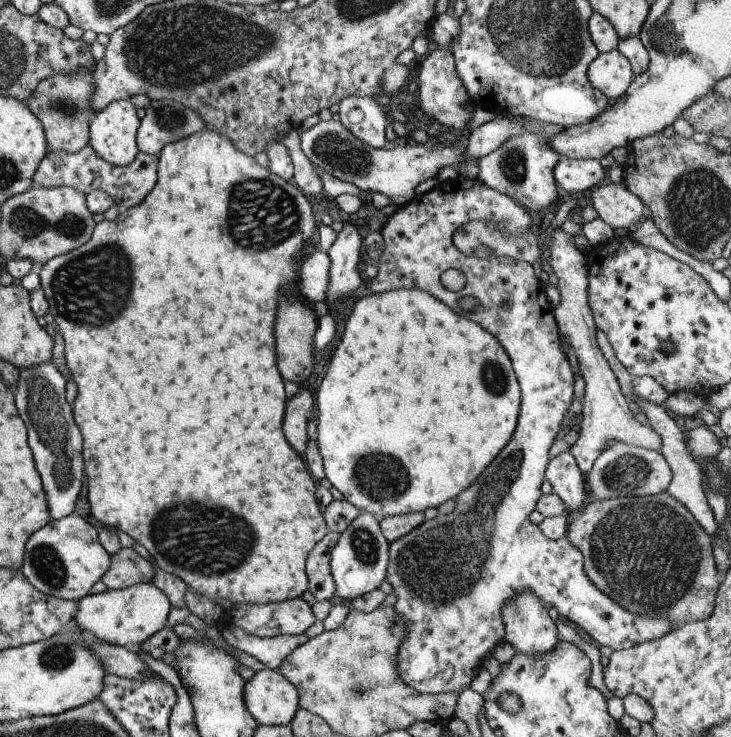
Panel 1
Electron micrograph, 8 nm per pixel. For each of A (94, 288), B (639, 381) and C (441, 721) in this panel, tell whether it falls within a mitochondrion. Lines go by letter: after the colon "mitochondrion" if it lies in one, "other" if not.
A: mitochondrion
B: other
C: other

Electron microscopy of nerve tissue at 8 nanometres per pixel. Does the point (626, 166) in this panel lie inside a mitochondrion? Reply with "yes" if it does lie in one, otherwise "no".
no

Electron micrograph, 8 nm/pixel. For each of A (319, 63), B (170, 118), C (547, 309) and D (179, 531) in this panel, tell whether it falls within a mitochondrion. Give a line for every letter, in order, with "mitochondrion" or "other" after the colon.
A: other
B: mitochondrion
C: other
D: mitochondrion

